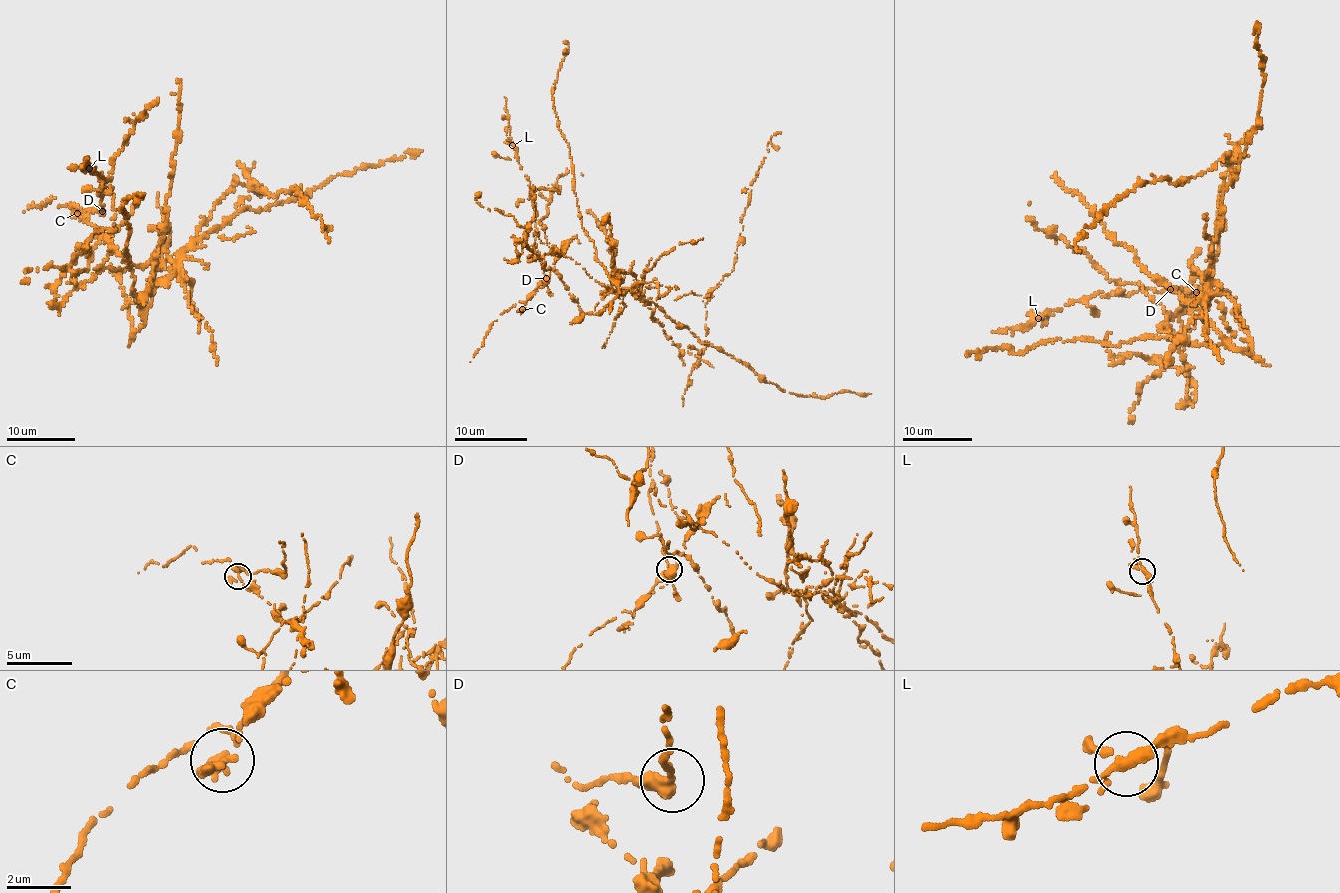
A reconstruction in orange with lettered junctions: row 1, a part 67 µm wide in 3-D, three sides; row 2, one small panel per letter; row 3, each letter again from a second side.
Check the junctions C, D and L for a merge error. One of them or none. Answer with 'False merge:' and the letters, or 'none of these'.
False merge: C

